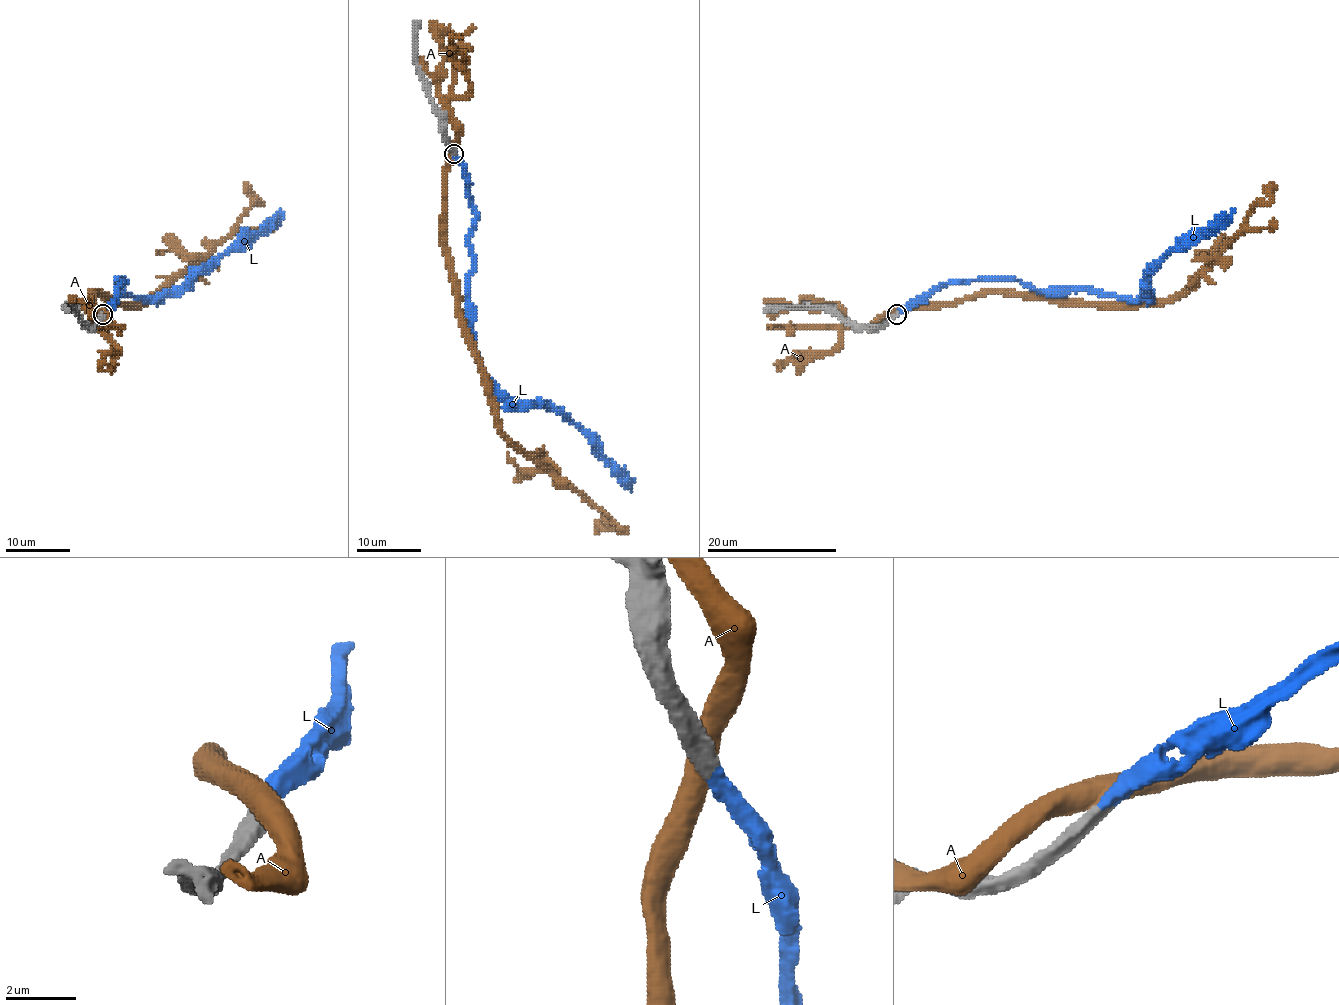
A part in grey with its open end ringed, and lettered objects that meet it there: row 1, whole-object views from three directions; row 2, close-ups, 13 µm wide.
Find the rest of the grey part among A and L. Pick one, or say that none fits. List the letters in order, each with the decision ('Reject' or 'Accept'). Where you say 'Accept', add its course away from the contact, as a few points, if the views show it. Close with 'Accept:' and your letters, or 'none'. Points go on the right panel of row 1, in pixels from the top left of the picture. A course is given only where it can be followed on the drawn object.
A: Reject
L: Accept. Its course: (896, 314), (953, 280), (980, 277), (1139, 298), (1149, 271), (1172, 250), (1206, 237), (1233, 207)
Accept: L

